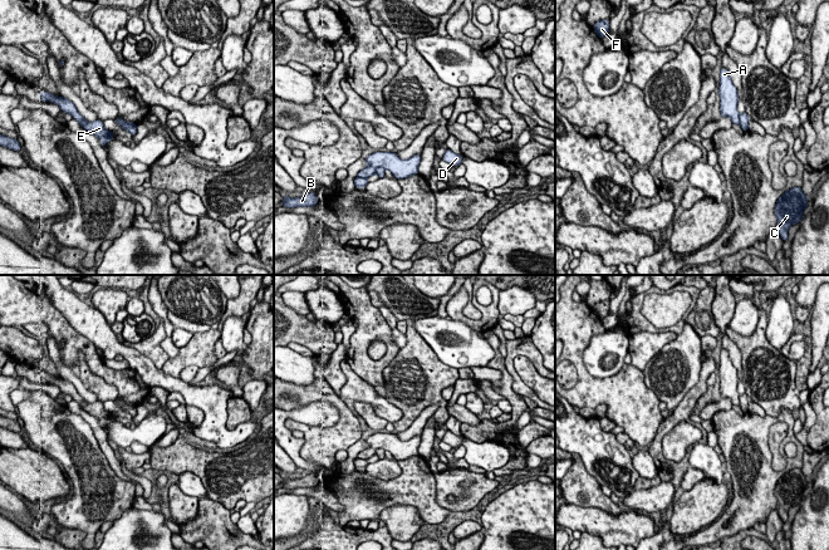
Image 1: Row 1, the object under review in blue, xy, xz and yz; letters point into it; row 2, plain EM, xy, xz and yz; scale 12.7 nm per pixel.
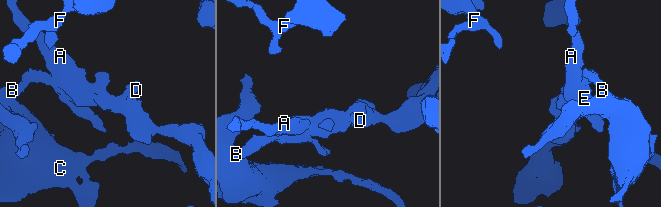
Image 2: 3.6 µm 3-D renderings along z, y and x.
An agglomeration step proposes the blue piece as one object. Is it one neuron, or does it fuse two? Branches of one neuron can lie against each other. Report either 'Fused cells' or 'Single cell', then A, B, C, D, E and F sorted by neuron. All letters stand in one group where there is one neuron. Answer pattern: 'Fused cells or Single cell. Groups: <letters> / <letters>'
Fused cells. Groups: A D / B C E F

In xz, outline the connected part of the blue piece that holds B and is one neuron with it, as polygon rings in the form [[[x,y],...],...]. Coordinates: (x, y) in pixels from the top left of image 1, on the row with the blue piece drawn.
[[[309,192],[303,197],[290,198],[288,195],[284,195],[284,201],[280,206],[294,208],[294,207],[312,207],[318,205],[318,197],[314,192]]]

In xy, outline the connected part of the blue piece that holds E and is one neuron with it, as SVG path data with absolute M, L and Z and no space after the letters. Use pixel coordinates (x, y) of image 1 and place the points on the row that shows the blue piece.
M45 90L40 92L40 100L41 102L51 102L54 104L58 104L60 107L60 111L64 113L69 113L73 116L73 119L78 121L79 124L88 131L89 133L98 137L98 139L102 142L102 147L111 142L114 136L111 132L107 132L103 124L103 121L95 119L94 122L87 122L85 118L77 111L77 107L73 102L68 100L67 98L57 97L51 93L48 93Z

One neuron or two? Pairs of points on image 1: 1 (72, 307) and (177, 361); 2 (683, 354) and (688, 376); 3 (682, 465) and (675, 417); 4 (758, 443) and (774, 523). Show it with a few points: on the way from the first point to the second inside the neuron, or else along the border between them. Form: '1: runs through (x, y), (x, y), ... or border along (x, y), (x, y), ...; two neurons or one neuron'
1: border along (160, 368), (178, 378); two neurons
2: runs through (683, 359), (683, 371); one neuron
3: runs through (667, 463), (657, 453), (657, 441), (662, 432); one neuron
4: border along (775, 509), (768, 515), (765, 523); two neurons

